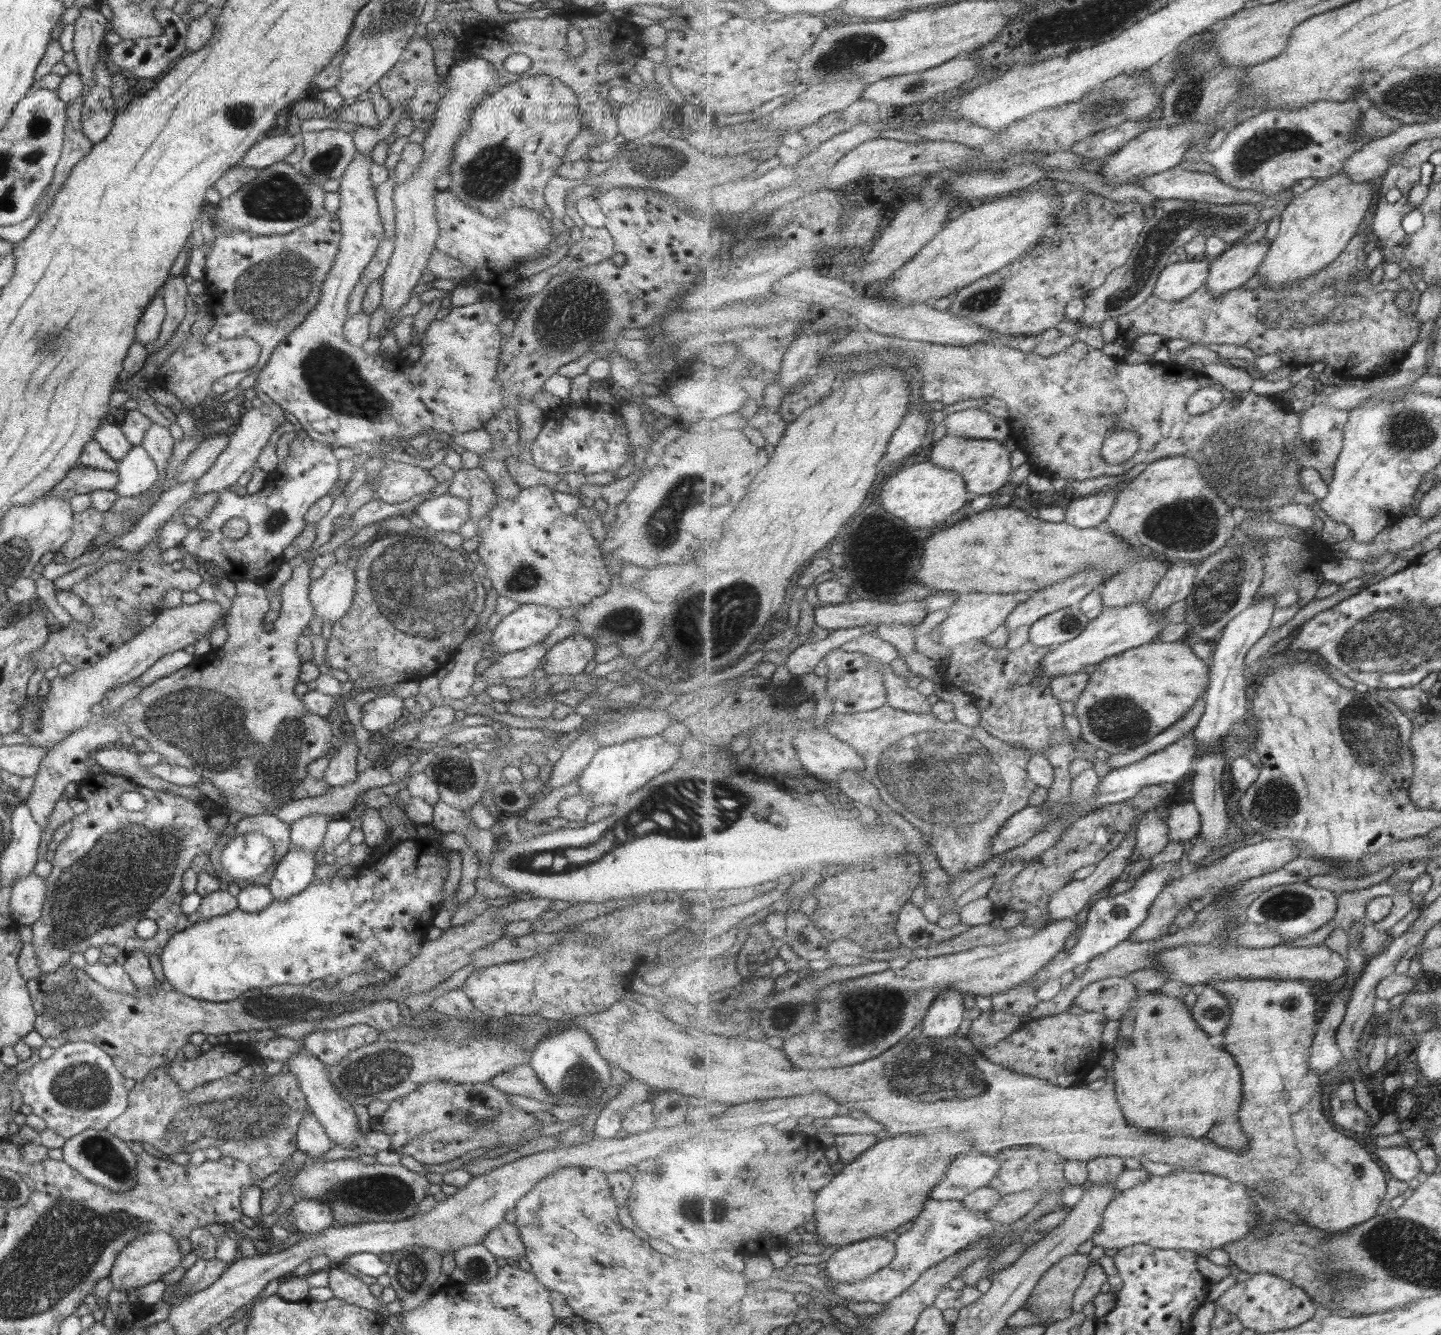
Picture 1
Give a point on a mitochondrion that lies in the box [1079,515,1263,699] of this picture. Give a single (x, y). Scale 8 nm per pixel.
(1219, 594)

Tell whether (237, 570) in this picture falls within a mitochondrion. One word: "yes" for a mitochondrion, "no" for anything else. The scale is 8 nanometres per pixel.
no

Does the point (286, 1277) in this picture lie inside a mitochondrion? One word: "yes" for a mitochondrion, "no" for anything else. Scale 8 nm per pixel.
no

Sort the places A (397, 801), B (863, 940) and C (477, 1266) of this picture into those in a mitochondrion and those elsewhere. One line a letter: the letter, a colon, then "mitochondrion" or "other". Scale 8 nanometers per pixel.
A: other
B: other
C: mitochondrion

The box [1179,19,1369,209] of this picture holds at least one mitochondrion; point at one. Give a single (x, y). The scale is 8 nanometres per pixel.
(1249, 157)

